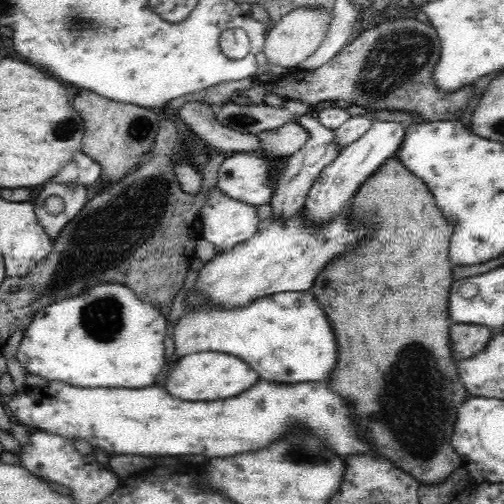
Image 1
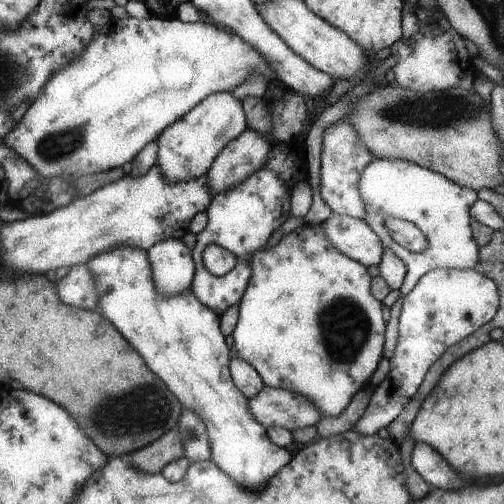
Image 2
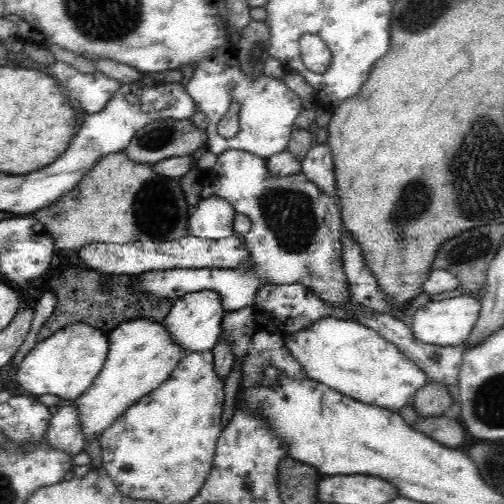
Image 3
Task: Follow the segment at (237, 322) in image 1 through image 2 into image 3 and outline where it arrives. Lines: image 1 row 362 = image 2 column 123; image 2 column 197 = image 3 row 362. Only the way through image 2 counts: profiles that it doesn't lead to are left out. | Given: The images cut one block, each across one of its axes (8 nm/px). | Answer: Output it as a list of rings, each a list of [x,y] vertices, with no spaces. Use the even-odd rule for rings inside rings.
[[[332,318],[316,320],[316,324],[310,324],[302,332],[284,334],[284,344],[302,364],[308,378],[376,408],[400,412],[412,404],[416,392],[430,382],[428,372],[422,372],[422,368],[400,352],[396,344],[388,342],[384,336],[380,336],[380,332],[360,322]]]

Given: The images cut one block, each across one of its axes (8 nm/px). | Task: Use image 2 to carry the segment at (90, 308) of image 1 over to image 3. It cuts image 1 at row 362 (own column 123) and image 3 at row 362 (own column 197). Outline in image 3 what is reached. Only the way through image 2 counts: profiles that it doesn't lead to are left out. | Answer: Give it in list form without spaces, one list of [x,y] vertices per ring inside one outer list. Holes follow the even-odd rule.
[[[68,324],[46,340],[38,342],[16,370],[18,384],[34,396],[56,394],[62,400],[76,400],[98,376],[108,354],[108,334],[88,324]]]

